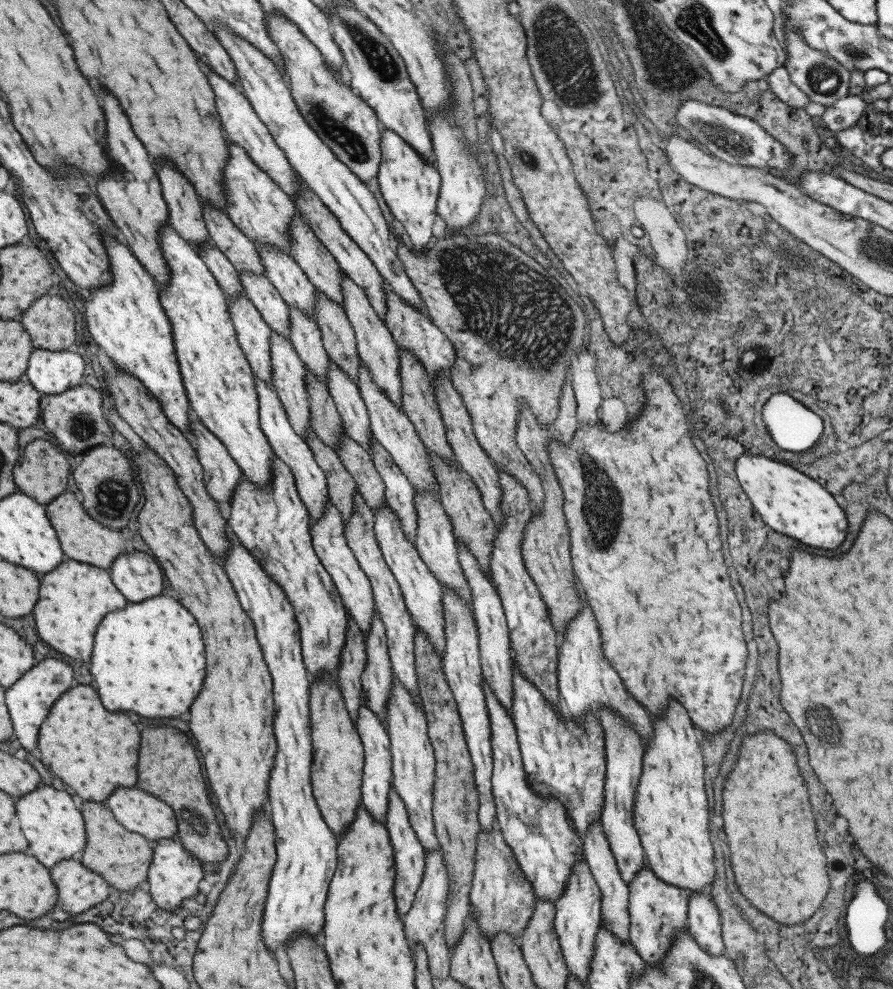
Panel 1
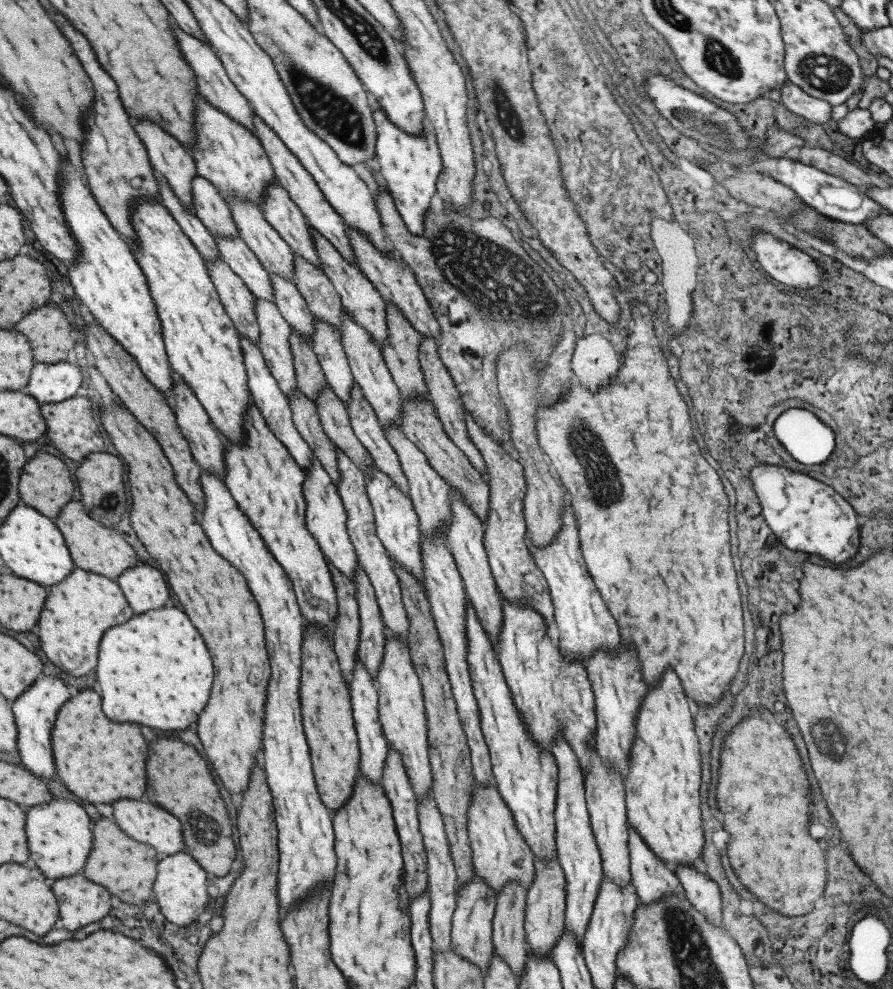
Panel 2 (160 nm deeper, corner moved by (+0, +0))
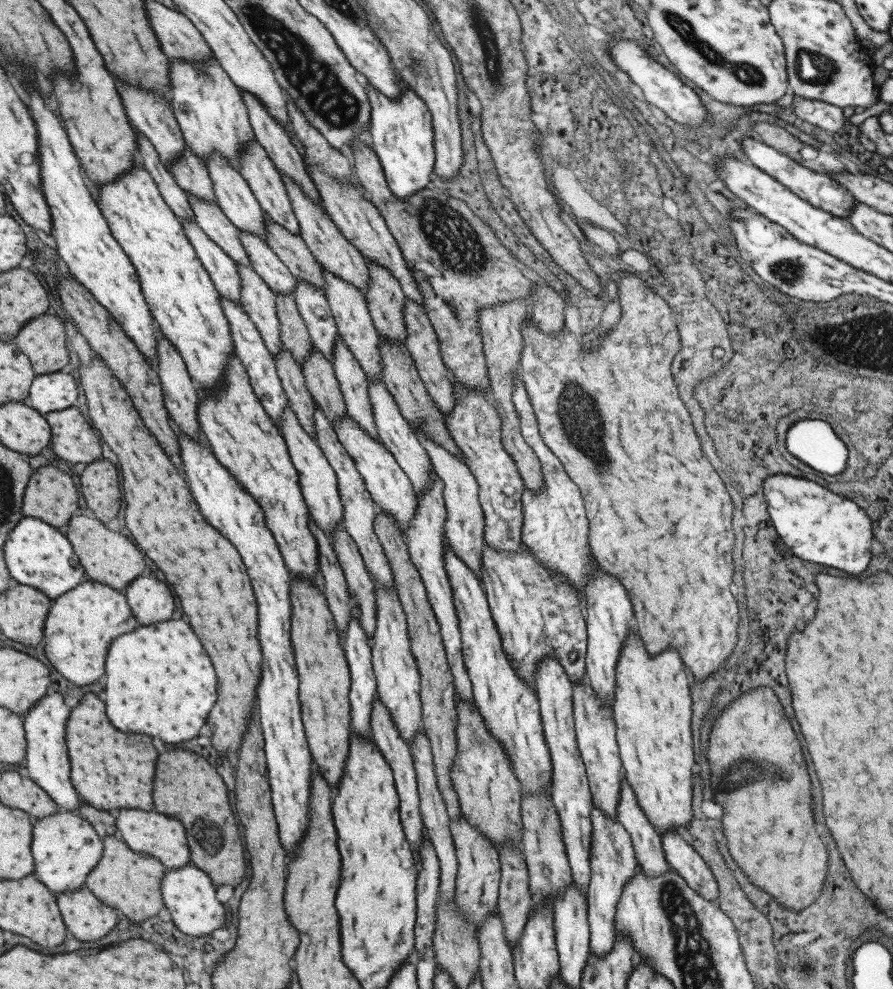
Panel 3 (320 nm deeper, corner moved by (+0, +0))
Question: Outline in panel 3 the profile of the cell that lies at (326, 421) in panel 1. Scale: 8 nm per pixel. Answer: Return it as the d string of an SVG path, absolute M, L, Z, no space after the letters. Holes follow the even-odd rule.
M275 295L276 315L279 323L279 338L285 350L291 353L295 362L300 364L306 359L310 353L312 343L308 337L306 326L303 319L299 316L291 295Z

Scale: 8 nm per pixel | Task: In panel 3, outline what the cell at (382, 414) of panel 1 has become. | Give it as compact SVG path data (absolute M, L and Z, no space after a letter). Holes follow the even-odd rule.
M322 268L321 276L324 280L324 297L328 302L337 335L343 339L343 342L348 346L349 352L358 360L367 380L381 381L381 365L377 347L378 334L368 313L362 292L341 277L330 273L327 269Z

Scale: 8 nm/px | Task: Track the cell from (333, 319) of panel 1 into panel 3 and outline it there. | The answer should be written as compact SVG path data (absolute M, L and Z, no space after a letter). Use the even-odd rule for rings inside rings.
M267 216L264 220L264 231L266 245L285 264L296 280L308 282L324 294L322 268L306 247L304 240Z

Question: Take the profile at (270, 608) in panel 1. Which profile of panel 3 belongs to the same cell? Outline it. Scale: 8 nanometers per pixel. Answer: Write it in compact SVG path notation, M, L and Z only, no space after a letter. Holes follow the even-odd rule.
M171 423L178 440L178 451L189 490L203 514L239 552L251 580L256 602L257 642L261 651L261 666L255 694L255 712L259 719L264 740L264 759L270 786L272 811L278 826L278 839L290 861L296 844L304 835L308 823L309 781L312 761L300 719L298 676L290 643L290 602L288 601L291 574L284 565L271 532L265 527L263 512L258 502L230 475L214 457L208 442L196 441L181 433Z

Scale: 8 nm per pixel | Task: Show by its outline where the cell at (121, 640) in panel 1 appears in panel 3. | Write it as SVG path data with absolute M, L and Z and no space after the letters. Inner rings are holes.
M165 620L149 626L138 625L133 632L117 636L105 658L105 714L113 728L157 736L167 744L177 744L197 736L215 702L213 666L197 642L191 628L181 620Z

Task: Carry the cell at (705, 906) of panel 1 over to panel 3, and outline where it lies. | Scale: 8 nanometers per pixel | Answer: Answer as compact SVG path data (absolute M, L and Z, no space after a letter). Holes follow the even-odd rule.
M665 831L660 836L664 859L701 898L715 902L717 885L704 860L680 832Z

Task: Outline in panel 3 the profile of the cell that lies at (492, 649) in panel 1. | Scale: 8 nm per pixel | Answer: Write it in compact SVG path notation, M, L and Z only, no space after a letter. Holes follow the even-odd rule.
M415 431L414 434L417 442L426 450L432 470L443 484L442 497L447 516L443 528L444 537L447 538L449 548L467 565L467 568L471 569L473 576L481 583L480 558L484 543L484 517L478 501L478 484L463 461L435 441L428 439L421 431Z

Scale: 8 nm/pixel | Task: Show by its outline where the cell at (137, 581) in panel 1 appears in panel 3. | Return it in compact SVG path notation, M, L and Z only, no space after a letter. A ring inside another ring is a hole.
M139 576L124 588L123 594L138 625L169 620L173 614L173 596L155 578Z

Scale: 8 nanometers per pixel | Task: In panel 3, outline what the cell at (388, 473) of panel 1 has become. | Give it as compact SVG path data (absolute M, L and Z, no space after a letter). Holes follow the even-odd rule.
M338 335L334 340L330 364L342 394L345 414L349 415L369 436L380 441L368 401L366 376L358 360L349 352L348 346Z

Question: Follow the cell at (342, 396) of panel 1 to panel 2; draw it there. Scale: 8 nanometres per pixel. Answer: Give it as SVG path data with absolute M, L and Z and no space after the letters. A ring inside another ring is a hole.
M315 316L312 321L315 332L309 340L310 347L321 367L326 384L346 406L353 380L343 347L339 342L340 334L333 325L328 325Z

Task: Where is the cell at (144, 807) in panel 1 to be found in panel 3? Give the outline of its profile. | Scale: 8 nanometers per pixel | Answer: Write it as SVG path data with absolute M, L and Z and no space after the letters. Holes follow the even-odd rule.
M119 808L119 816L115 818L115 828L116 835L129 847L129 850L145 853L157 859L164 866L164 872L191 864L185 830L177 820L171 820L161 814L157 816L151 811Z

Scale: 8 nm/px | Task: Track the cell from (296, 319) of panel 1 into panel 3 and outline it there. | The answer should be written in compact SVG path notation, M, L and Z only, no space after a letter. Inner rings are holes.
M238 230L238 237L250 262L250 267L261 277L261 280L273 292L292 296L296 278L264 243L264 240L241 230Z

